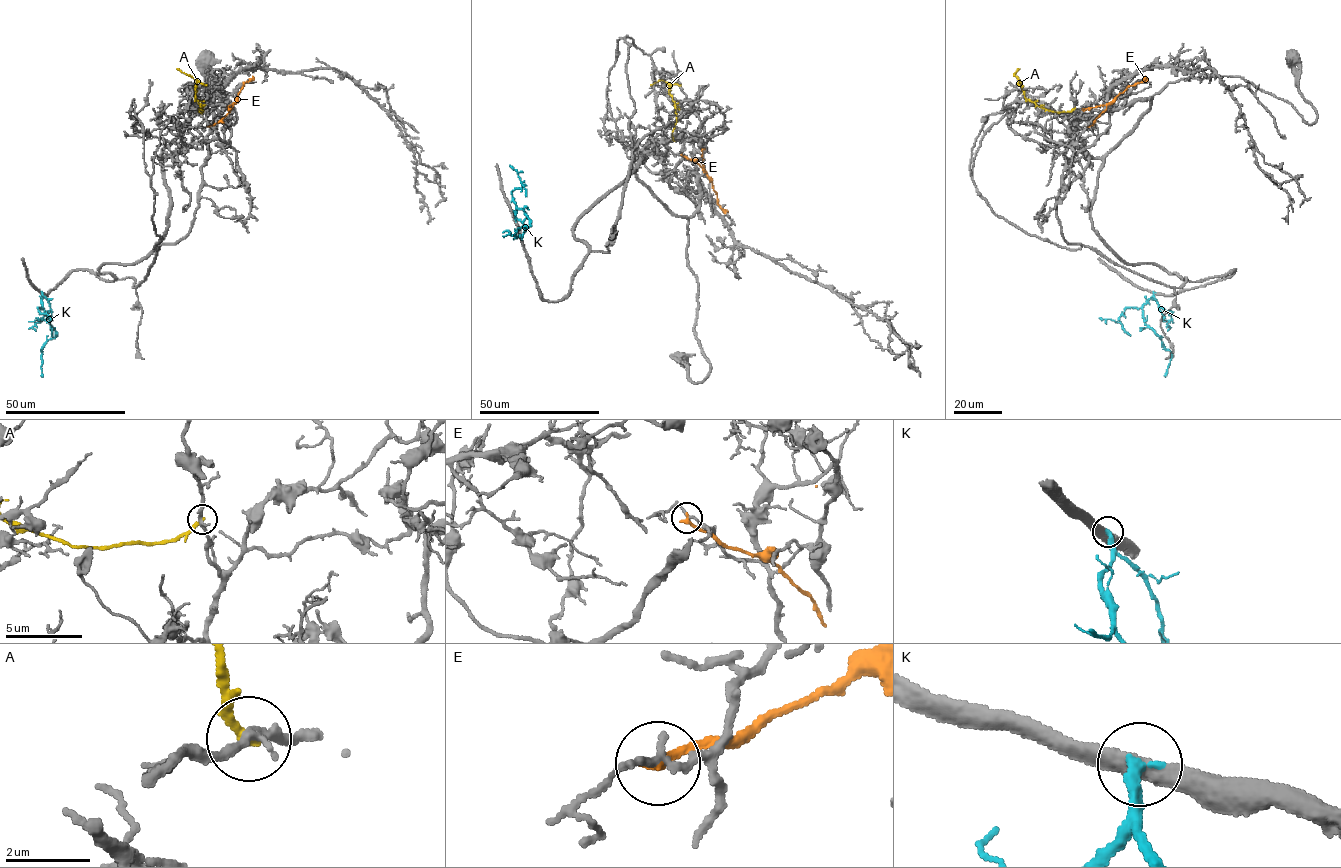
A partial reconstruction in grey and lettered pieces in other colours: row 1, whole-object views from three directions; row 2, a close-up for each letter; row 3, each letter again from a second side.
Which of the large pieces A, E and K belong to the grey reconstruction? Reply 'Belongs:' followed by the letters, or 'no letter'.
Belongs: no letter

